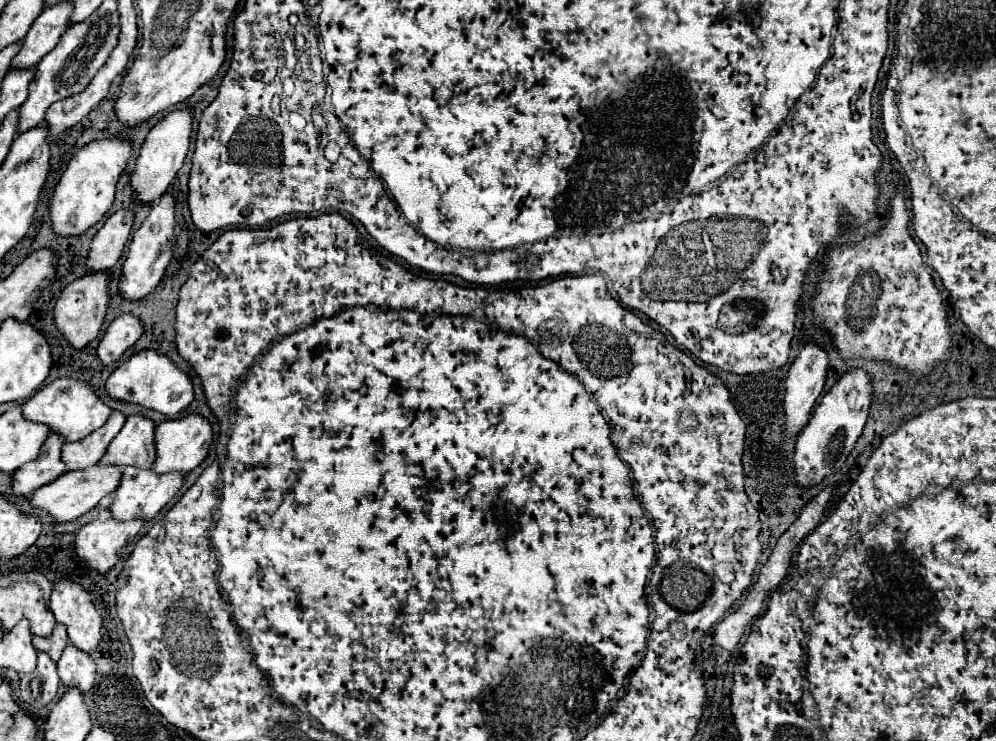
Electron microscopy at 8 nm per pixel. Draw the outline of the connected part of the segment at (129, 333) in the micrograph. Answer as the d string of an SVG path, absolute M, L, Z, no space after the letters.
M119 315L97 345L97 357L103 365L113 365L141 337L141 321L135 315Z

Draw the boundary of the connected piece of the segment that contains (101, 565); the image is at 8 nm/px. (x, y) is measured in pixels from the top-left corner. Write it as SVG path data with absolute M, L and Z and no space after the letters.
M93 521L79 529L75 537L75 553L95 573L105 575L123 553L123 547L133 541L143 523L113 523Z

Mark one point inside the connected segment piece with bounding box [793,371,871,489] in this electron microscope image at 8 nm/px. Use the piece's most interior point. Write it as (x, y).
(823, 446)

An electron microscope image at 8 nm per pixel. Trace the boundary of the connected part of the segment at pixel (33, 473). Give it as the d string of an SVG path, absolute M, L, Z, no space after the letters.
M49 435L45 439L39 457L13 473L13 495L29 497L35 489L65 473L65 463L61 463L61 445L63 443L57 439L57 435Z

